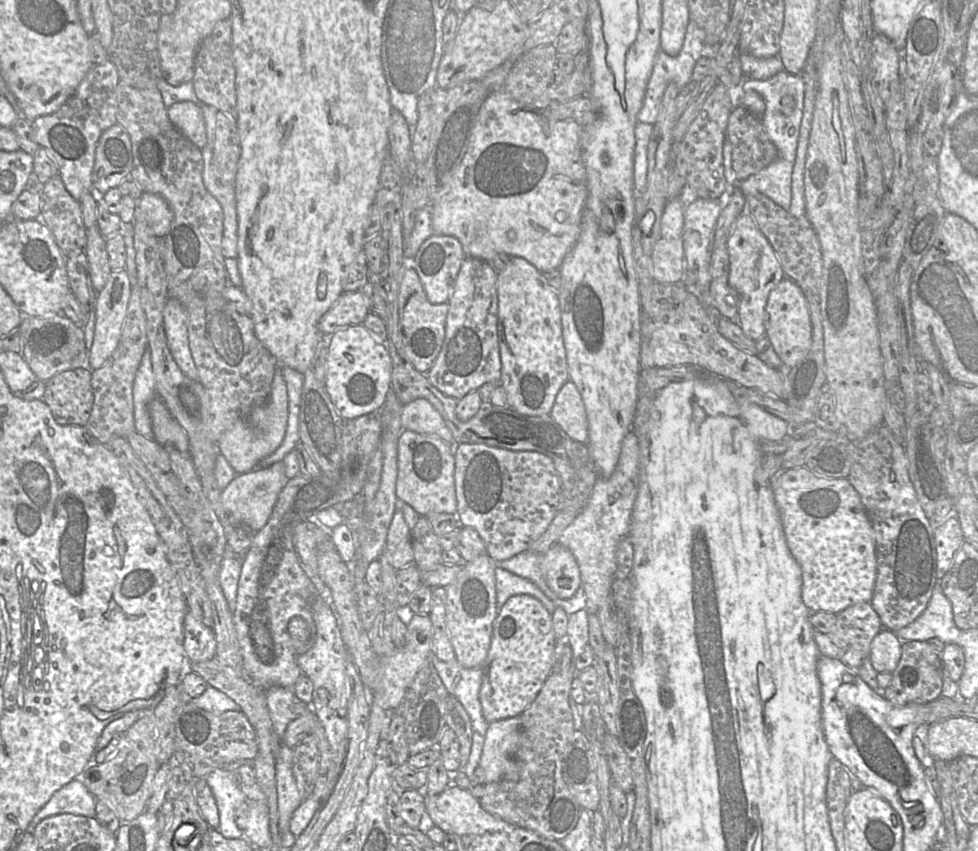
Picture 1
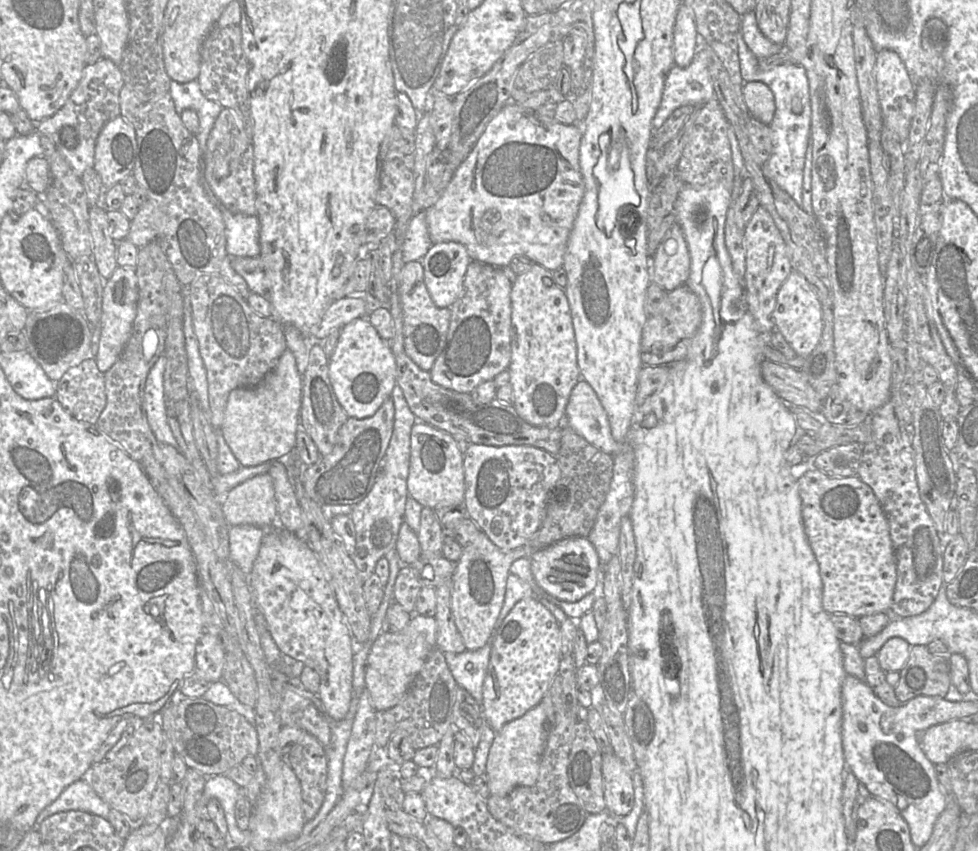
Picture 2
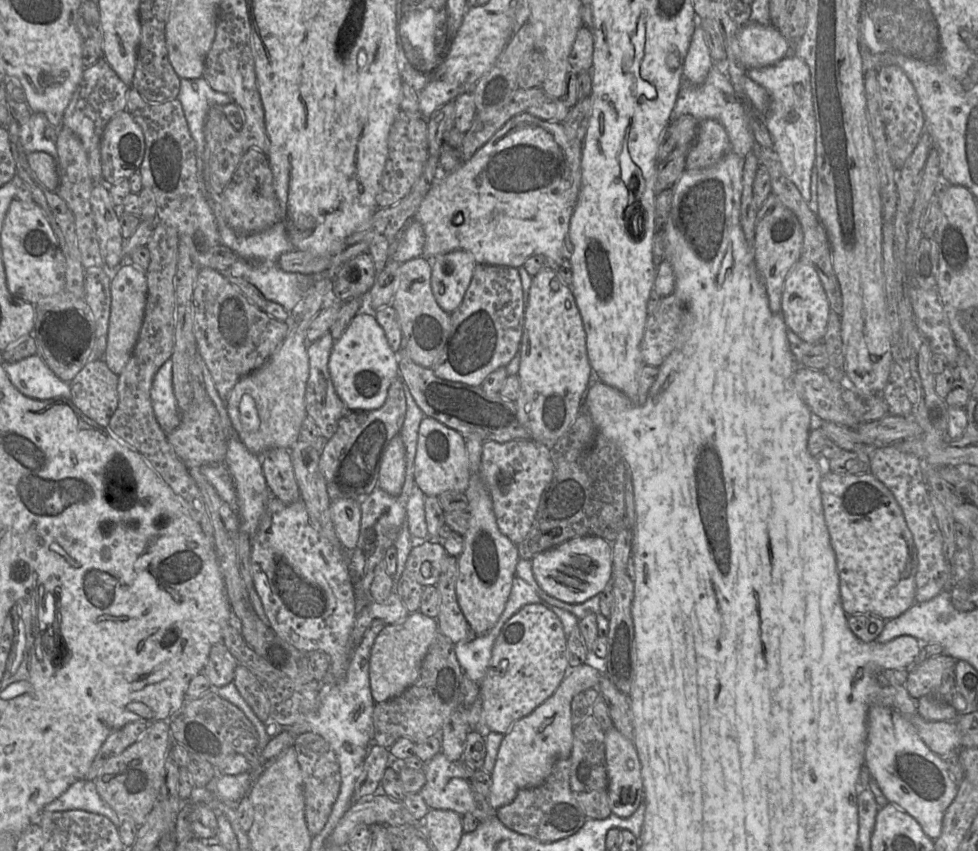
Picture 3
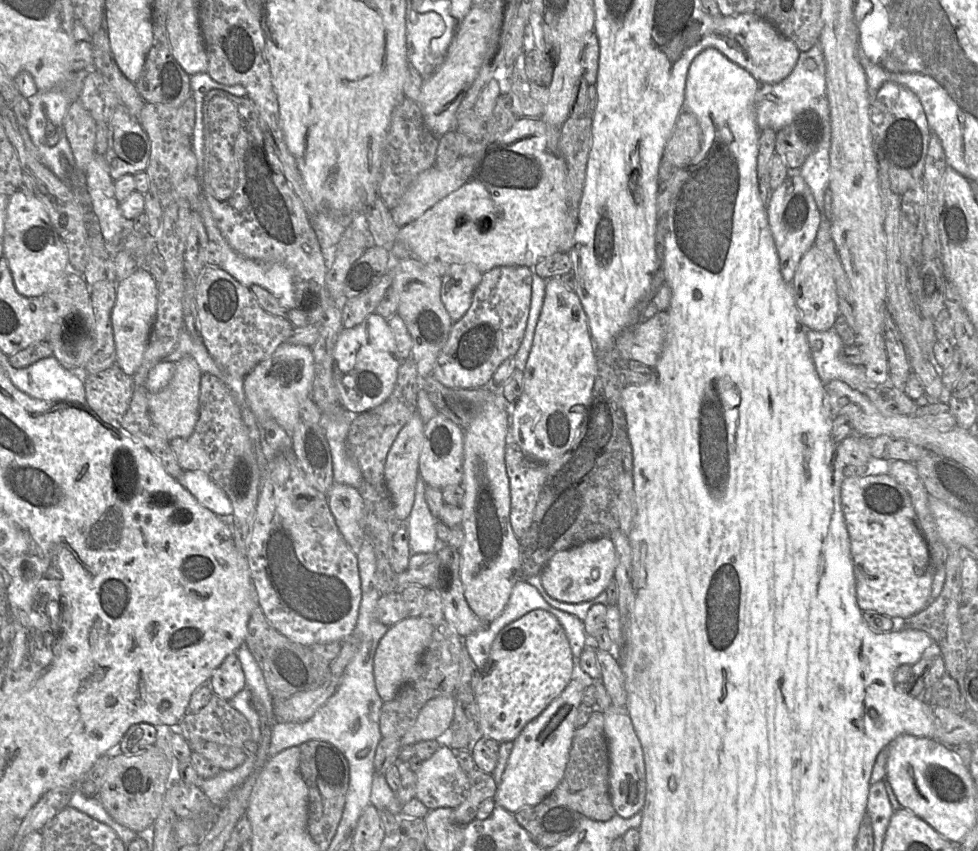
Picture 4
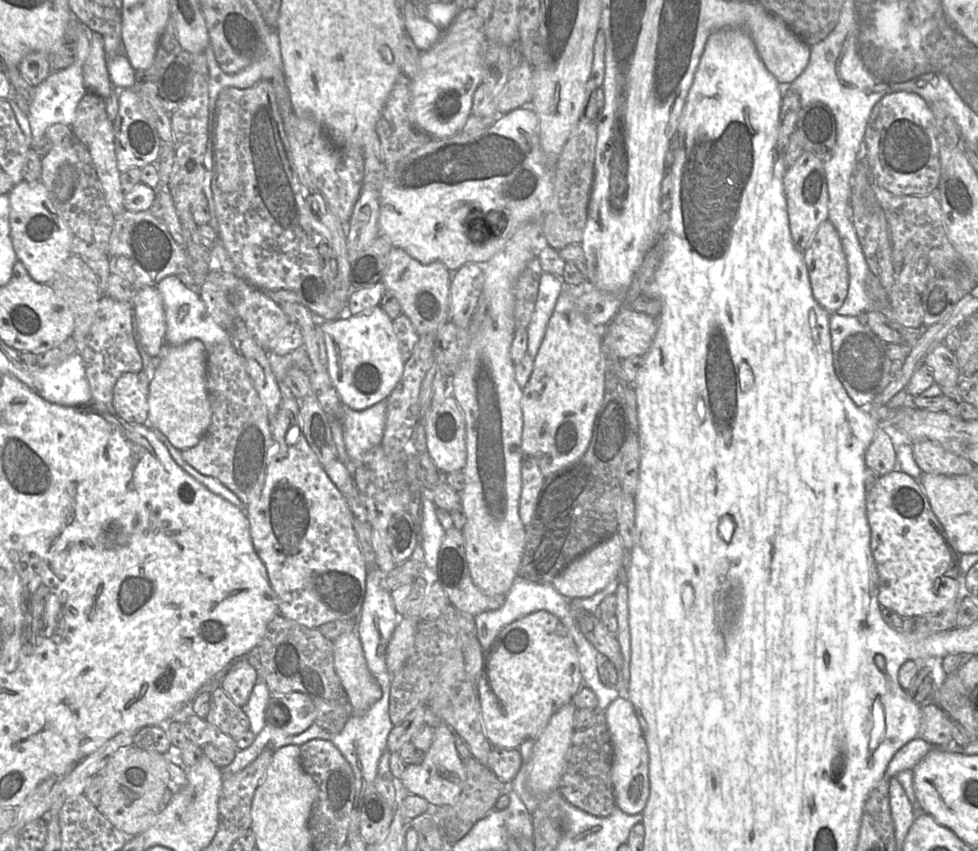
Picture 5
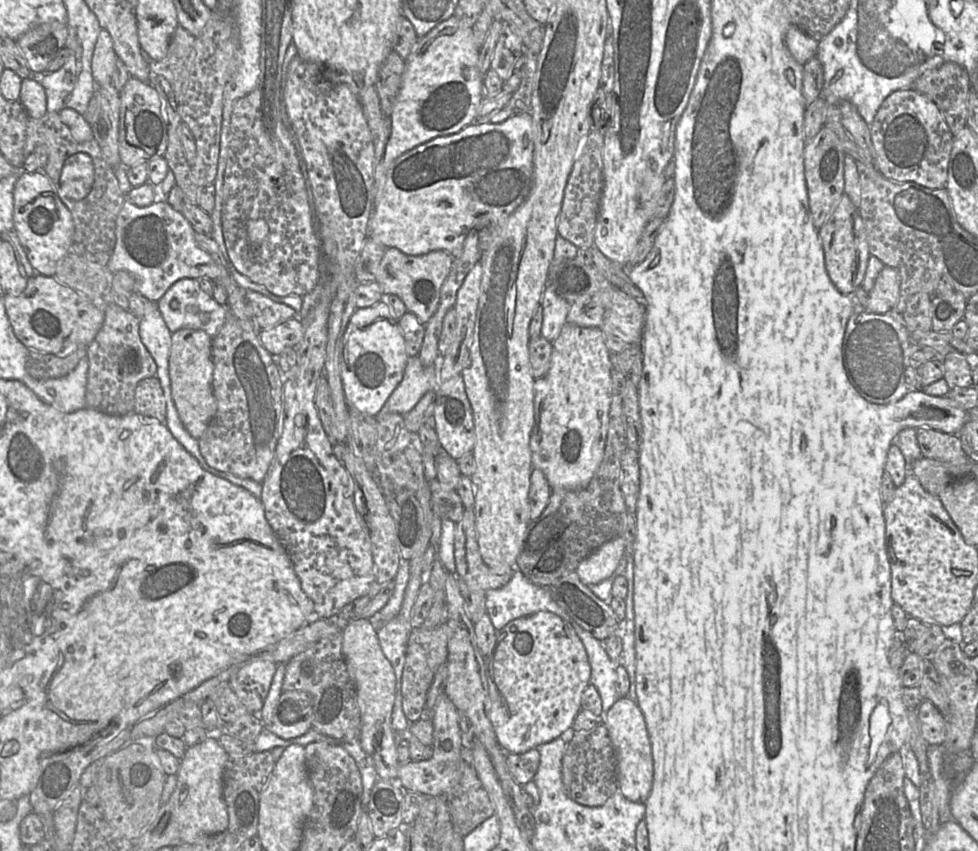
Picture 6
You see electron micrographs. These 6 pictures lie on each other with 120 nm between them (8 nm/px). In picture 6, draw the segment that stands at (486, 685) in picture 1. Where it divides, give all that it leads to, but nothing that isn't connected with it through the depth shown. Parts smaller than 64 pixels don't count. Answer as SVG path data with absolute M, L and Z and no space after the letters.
M543 611L508 623L498 632L494 651L487 660L485 711L500 747L507 753L522 754L559 737L566 737L581 710L581 697L590 685L590 674L583 643L572 626L558 615Z

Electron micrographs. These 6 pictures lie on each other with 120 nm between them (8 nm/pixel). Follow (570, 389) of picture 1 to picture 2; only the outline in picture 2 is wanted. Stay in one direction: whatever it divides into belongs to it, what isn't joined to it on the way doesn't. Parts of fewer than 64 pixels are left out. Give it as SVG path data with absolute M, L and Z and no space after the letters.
M581 379L573 387L565 409L565 423L586 441L610 455L622 450L623 443L617 442L610 429L607 413L590 384Z

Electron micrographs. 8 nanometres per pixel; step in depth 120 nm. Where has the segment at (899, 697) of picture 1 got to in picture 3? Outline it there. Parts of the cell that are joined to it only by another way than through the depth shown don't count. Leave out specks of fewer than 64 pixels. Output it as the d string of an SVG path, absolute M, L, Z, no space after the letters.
M946 653L915 663L908 669L906 682L903 684L909 695L918 700L920 697L933 695L950 675L953 675L956 659Z

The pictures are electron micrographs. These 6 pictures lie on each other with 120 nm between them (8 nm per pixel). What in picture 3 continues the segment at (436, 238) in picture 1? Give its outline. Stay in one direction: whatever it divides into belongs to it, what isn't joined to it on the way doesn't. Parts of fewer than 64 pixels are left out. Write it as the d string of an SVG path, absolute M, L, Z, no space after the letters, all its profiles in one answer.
M454 250L431 260L431 289L439 307L452 314L461 304L477 265L473 255Z

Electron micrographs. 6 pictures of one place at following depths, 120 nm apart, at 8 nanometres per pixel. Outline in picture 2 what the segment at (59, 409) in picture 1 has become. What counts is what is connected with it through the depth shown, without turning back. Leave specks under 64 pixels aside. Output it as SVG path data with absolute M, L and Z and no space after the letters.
M95 357L70 368L57 383L54 398L74 419L96 424L107 397L104 373L98 369Z

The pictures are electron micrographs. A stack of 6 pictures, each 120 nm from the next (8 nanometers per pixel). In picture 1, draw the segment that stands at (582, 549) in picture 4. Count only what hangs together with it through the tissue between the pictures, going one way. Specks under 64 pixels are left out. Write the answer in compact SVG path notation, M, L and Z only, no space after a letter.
M559 543L540 554L540 567L548 587L561 599L573 597L582 585L575 556Z

